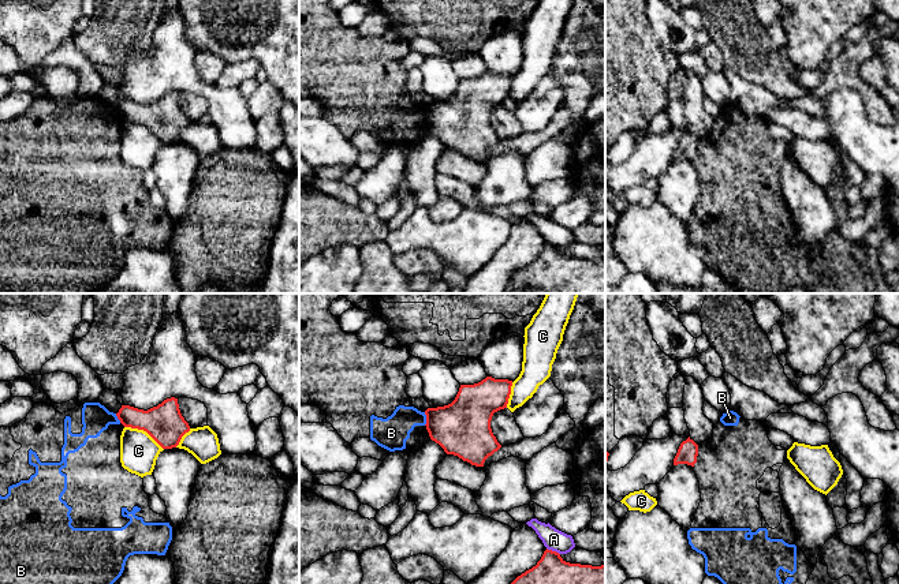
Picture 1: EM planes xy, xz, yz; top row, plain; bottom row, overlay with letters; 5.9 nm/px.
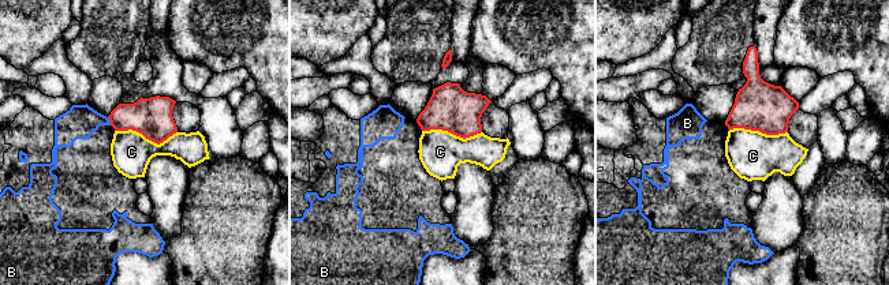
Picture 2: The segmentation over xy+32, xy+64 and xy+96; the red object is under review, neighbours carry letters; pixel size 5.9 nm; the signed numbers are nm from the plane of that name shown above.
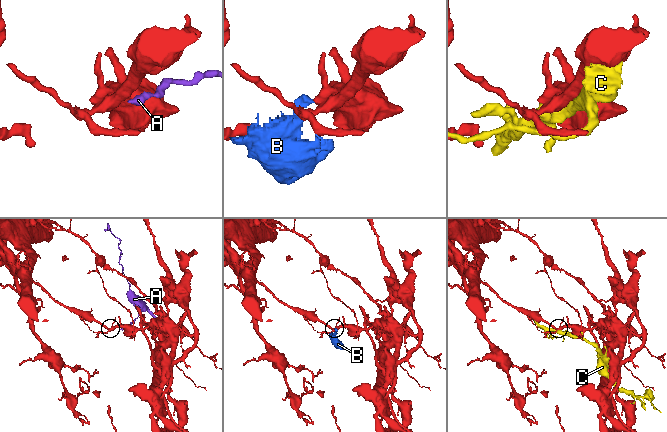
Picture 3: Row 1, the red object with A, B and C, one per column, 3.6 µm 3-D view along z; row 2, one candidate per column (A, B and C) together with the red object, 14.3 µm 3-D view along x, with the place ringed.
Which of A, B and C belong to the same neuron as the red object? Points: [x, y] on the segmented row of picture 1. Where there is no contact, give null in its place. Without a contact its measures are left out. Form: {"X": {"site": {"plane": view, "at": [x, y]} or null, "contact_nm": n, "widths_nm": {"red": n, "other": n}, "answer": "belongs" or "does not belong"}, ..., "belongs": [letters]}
{"A": {"site": {"plane": "xz", "at": [554, 551]}, "contact_nm": 90, "widths_nm": {"red": 180, "other": 130}, "answer": "does not belong"}, "B": {"site": {"plane": "xz", "at": [426, 419]}, "contact_nm": 80, "widths_nm": {"red": 320, "other": 190}, "answer": "does not belong"}, "C": {"site": {"plane": "xy", "at": [144, 430]}, "contact_nm": 280, "widths_nm": {"red": 220, "other": 220}, "answer": "does not belong"}, "belongs": []}

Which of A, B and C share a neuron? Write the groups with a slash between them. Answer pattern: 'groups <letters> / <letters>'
groups A / B / C

